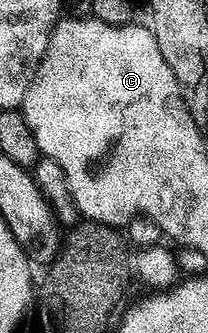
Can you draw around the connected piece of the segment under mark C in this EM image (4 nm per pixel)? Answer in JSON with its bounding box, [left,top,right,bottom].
[21,17,183,229]

